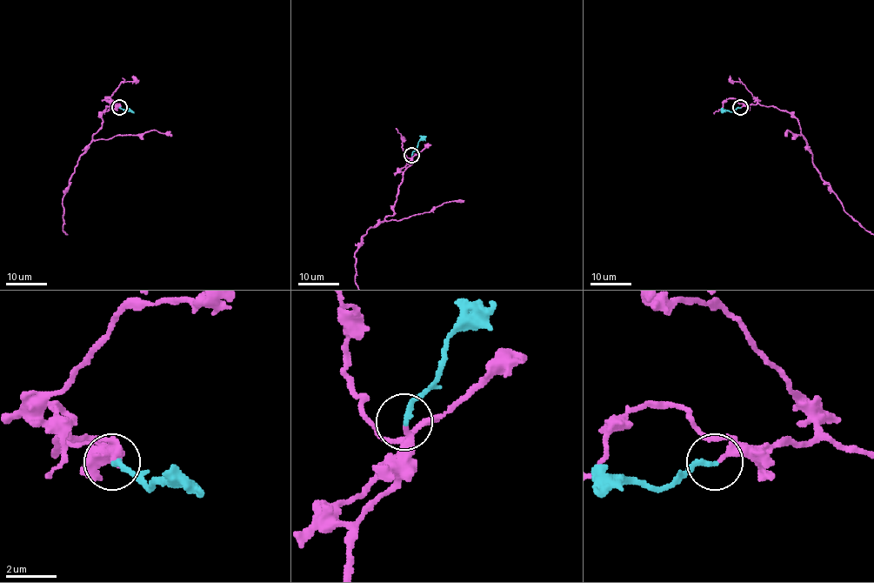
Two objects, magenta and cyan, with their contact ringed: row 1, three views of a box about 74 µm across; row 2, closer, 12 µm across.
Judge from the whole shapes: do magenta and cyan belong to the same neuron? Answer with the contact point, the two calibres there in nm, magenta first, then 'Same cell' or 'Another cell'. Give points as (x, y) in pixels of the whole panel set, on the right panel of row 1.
Place: (740, 107). Thickness 280 nm (magenta) against 200 nm. Same cell

